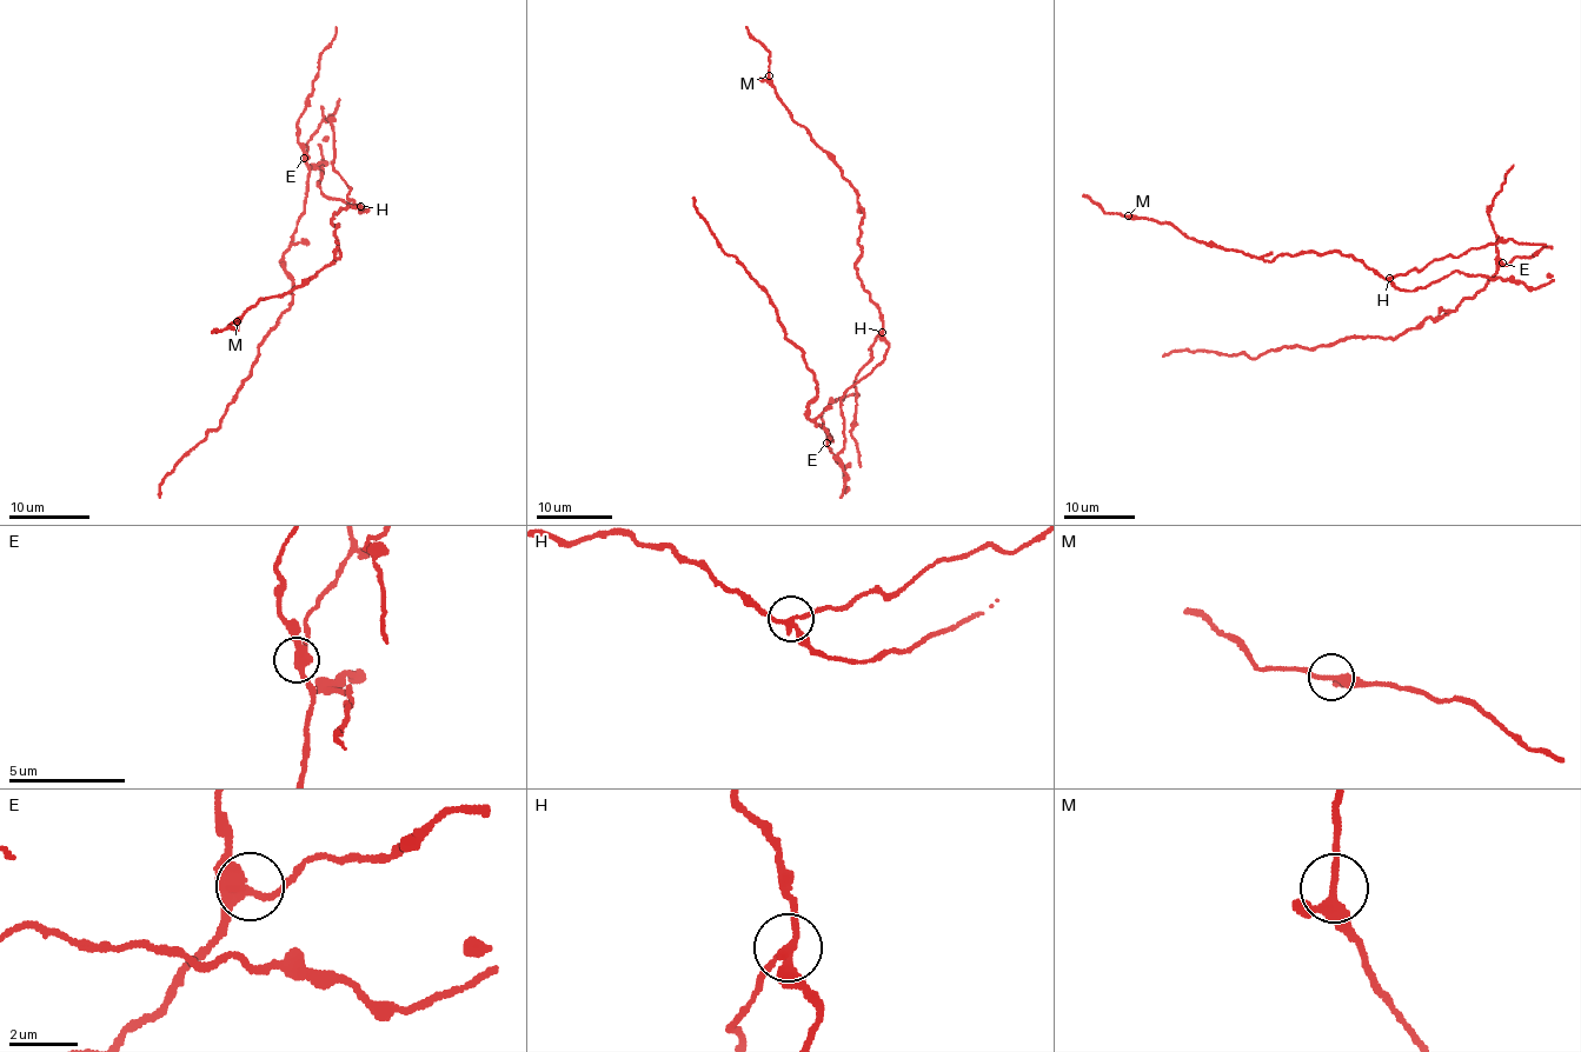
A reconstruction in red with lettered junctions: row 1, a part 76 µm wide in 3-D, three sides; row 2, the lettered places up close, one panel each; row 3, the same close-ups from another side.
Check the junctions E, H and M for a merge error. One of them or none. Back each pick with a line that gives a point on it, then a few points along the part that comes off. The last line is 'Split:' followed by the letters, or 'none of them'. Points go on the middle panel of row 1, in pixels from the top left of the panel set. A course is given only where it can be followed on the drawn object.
H: place (882, 332); course (882, 332), (870, 347), (870, 360), (861, 368), (854, 384), (856, 412), (850, 432), (859, 466)
Split: H

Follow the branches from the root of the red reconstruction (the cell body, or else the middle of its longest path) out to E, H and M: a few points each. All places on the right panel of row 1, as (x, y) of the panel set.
E: (1462, 272), (1492, 277), (1502, 262)
H: (1462, 272), (1452, 271), (1410, 291), (1396, 287), (1389, 278)
M: (1462, 272), (1407, 291), (1337, 252), (1299, 252), (1264, 261), (1189, 239), (1171, 224), (1128, 215)

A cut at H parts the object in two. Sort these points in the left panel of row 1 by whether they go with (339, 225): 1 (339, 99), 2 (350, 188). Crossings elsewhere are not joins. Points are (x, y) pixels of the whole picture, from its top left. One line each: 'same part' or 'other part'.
1: other part
2: other part

